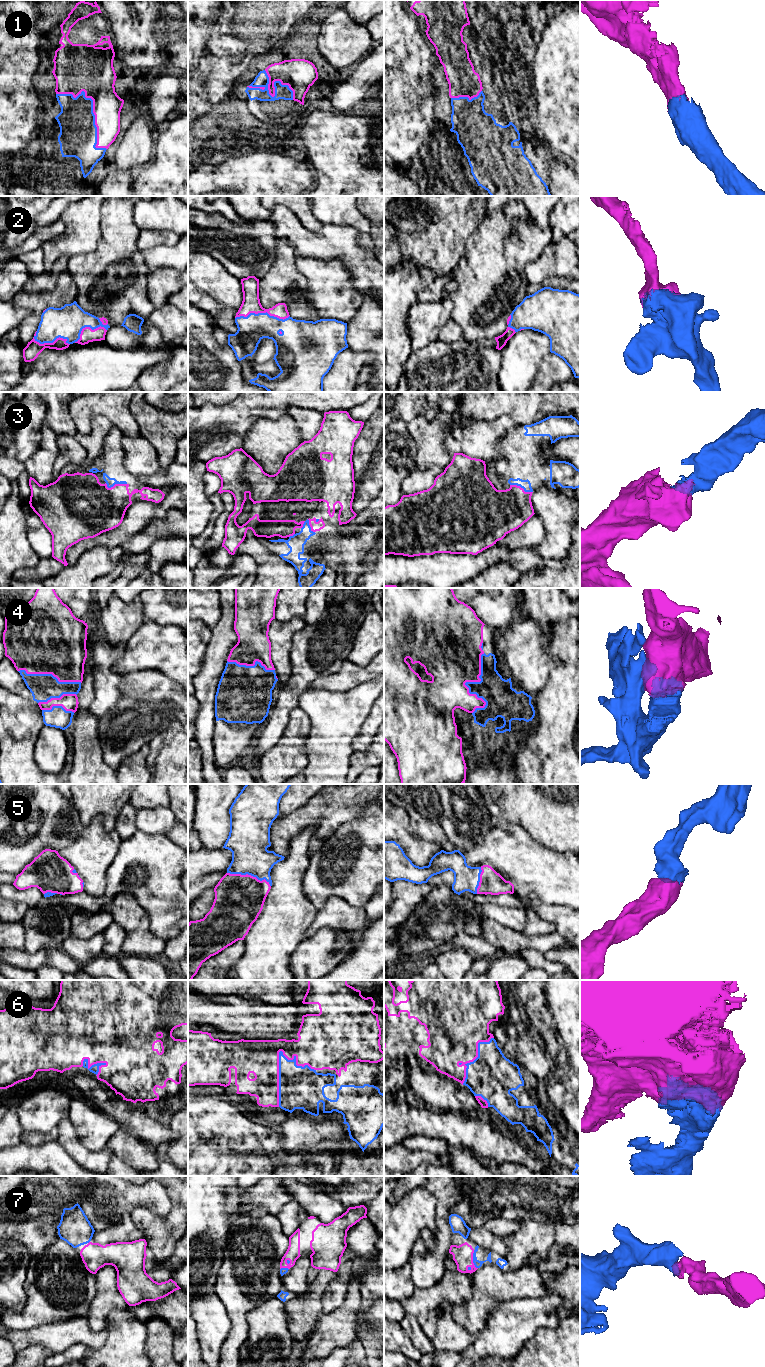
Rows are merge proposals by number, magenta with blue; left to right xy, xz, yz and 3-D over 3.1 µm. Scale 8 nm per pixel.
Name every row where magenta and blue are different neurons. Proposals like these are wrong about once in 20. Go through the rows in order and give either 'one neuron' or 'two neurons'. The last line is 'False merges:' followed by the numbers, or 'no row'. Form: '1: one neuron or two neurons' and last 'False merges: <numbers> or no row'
1: one neuron
2: one neuron
3: one neuron
4: one neuron
5: one neuron
6: one neuron
7: one neuron
False merges: no row

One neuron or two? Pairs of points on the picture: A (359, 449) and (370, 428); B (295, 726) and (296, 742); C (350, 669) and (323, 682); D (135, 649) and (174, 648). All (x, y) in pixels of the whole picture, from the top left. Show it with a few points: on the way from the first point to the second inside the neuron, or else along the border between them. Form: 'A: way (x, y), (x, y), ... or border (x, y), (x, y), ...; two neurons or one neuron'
A: way (364, 444), (370, 433); one neuron
B: way (295, 730), (294, 738); one neuron
C: way (343, 676), (338, 681), (330, 682); one neuron
D: way (145, 649), (164, 648); one neuron

